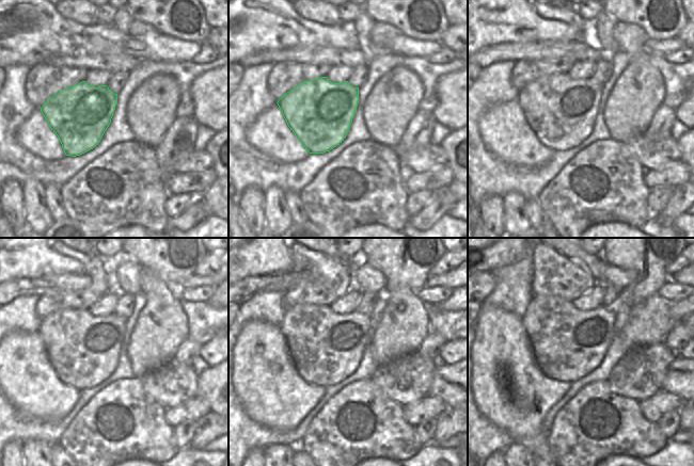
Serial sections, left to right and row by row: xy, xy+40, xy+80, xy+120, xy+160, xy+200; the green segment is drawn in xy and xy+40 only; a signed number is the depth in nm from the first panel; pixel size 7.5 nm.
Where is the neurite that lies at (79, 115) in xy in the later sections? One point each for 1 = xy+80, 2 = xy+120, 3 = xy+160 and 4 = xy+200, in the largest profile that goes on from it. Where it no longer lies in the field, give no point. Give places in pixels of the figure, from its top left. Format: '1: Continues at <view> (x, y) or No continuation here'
1: Continues at xy+80 (561, 111)
2: Continues at xy+120 (83, 349)
3: Continues at xy+160 (326, 348)
4: Continues at xy+200 (568, 343)

